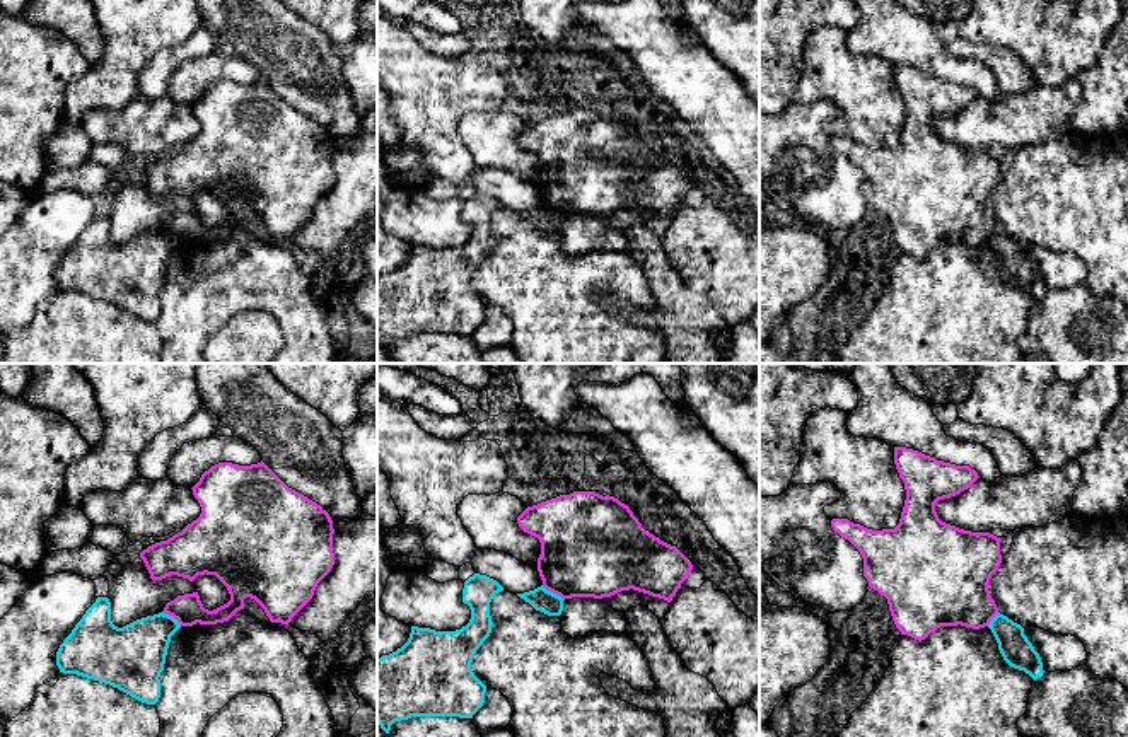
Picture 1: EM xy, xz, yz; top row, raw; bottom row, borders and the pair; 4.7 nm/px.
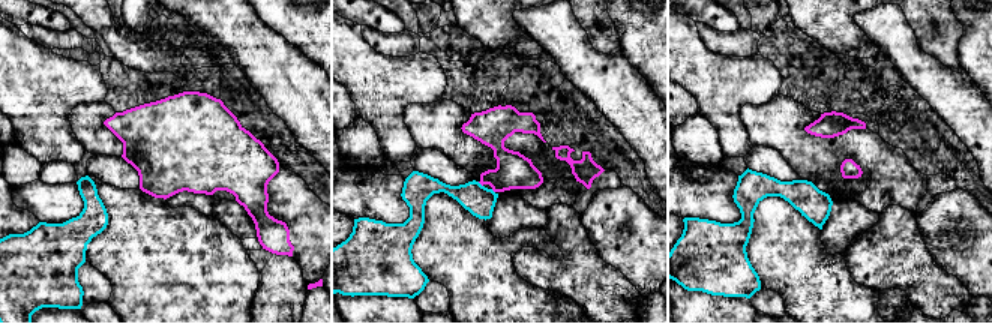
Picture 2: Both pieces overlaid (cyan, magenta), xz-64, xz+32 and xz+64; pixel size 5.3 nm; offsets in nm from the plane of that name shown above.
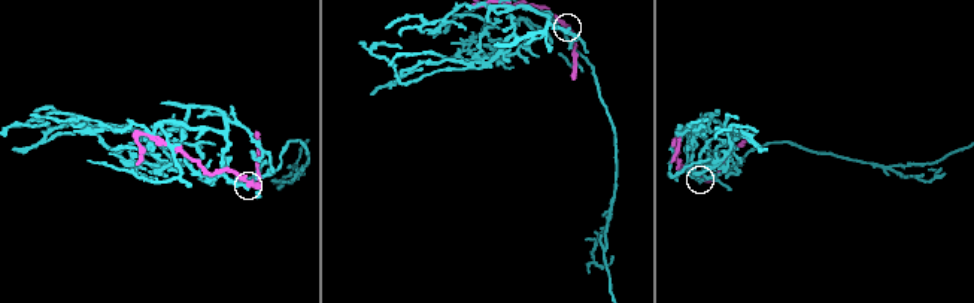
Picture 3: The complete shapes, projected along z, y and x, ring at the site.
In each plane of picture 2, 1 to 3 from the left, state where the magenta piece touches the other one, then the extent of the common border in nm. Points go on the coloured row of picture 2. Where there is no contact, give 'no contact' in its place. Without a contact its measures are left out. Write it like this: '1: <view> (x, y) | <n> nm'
1: no contact
2: xz+32 (480, 185) | 40 nm
3: no contact

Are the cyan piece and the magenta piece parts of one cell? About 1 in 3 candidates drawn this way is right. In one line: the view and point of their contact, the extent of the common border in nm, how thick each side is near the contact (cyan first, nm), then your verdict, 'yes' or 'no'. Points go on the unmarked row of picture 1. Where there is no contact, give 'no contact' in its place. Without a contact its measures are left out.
meets cyan in xz at (552, 210); contact 130 nm long; 110 nm thick on the cyan side, 440 nm on the other; no

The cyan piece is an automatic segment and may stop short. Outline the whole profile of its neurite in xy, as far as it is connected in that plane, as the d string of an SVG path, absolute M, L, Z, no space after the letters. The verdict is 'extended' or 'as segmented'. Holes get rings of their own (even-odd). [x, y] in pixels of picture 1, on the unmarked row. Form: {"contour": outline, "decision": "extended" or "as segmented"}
{"contour": "M97 215L63 258L56 270L56 283L63 292L77 292L94 297L131 316L155 322L160 316L160 290L164 288L171 254L181 246L177 237L159 230L137 237L123 246L111 239L111 220L108 215Z", "decision": "as segmented"}

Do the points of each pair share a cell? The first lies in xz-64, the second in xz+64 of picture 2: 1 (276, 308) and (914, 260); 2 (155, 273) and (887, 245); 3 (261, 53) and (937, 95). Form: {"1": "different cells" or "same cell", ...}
{"1": "same cell", "2": "different cells", "3": "same cell"}

